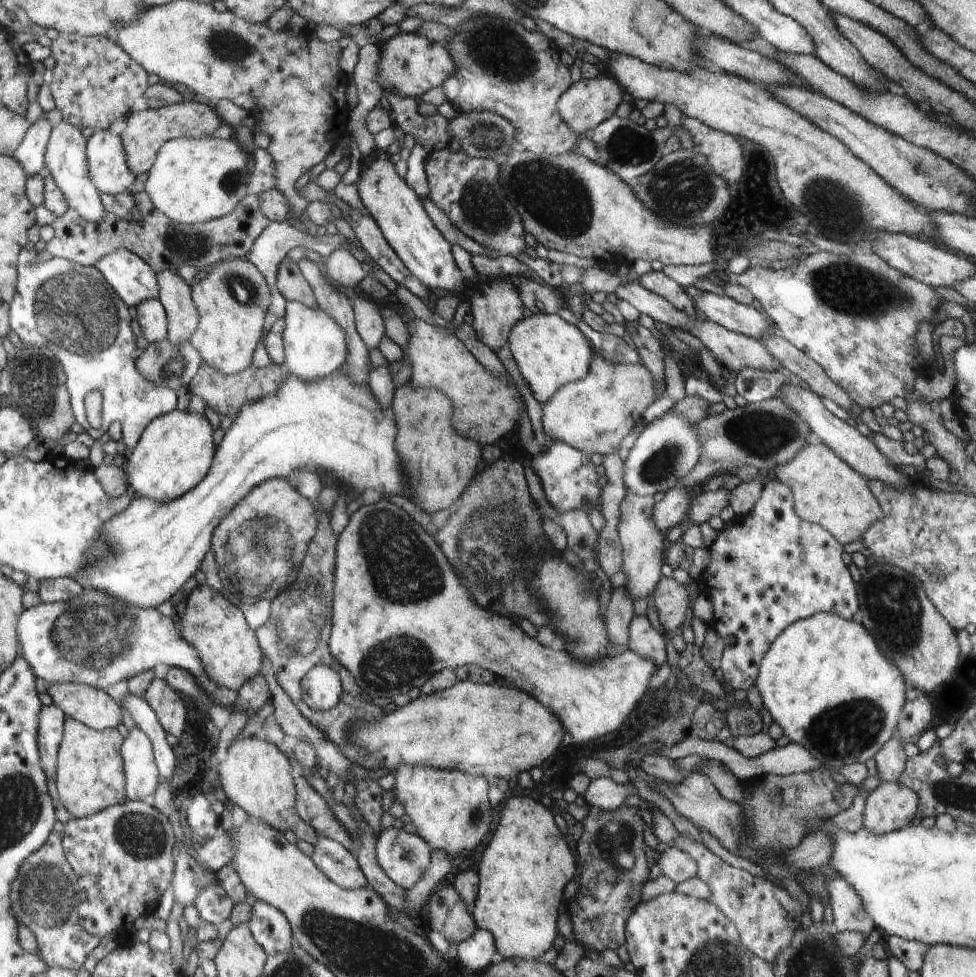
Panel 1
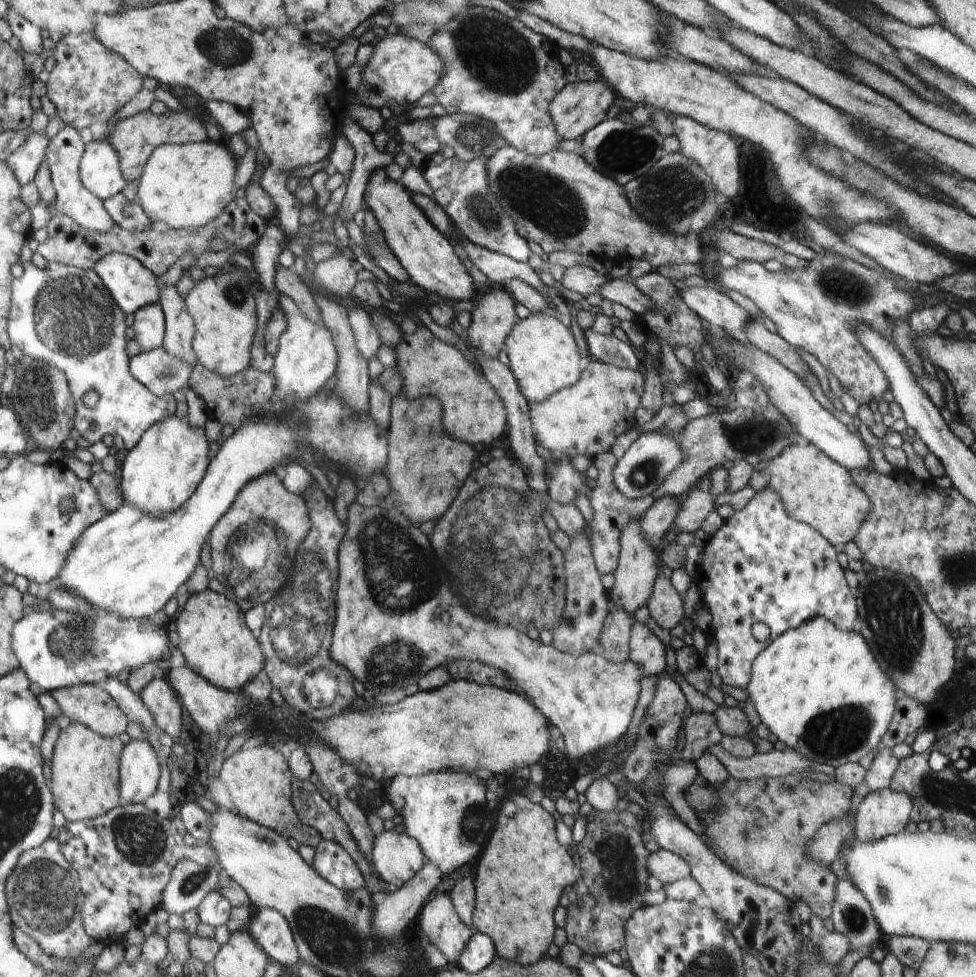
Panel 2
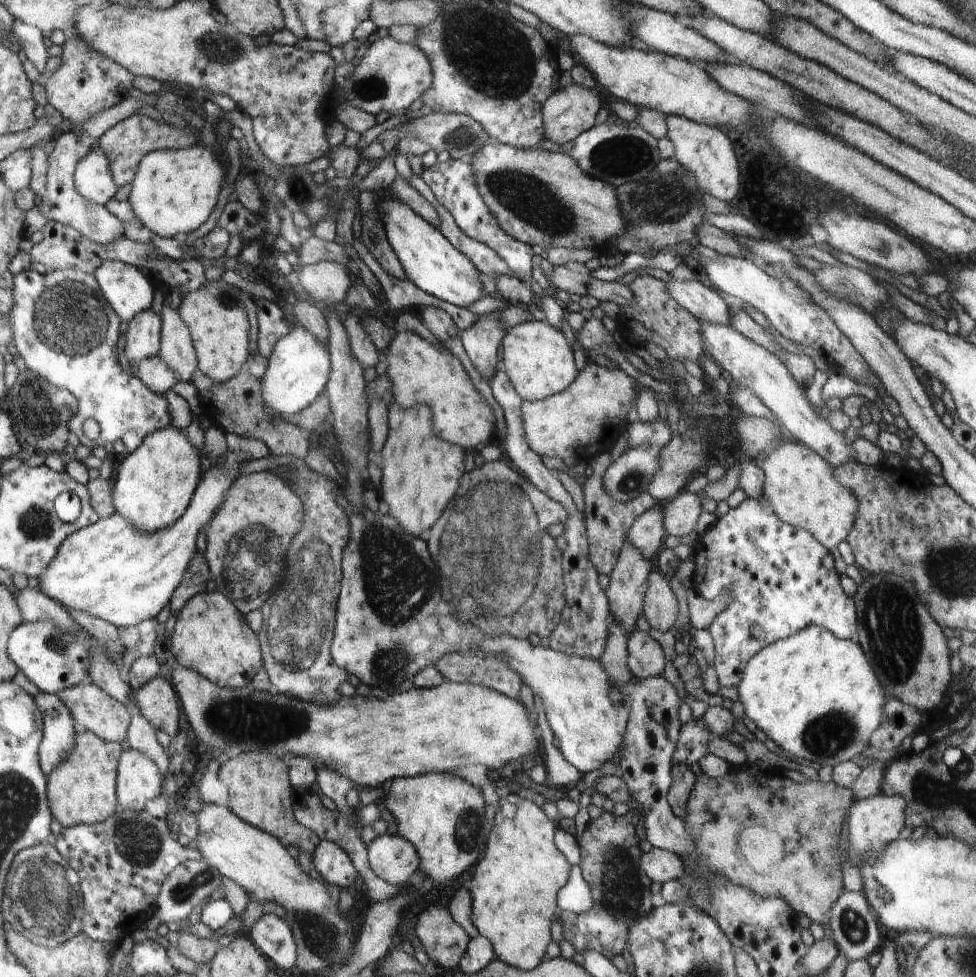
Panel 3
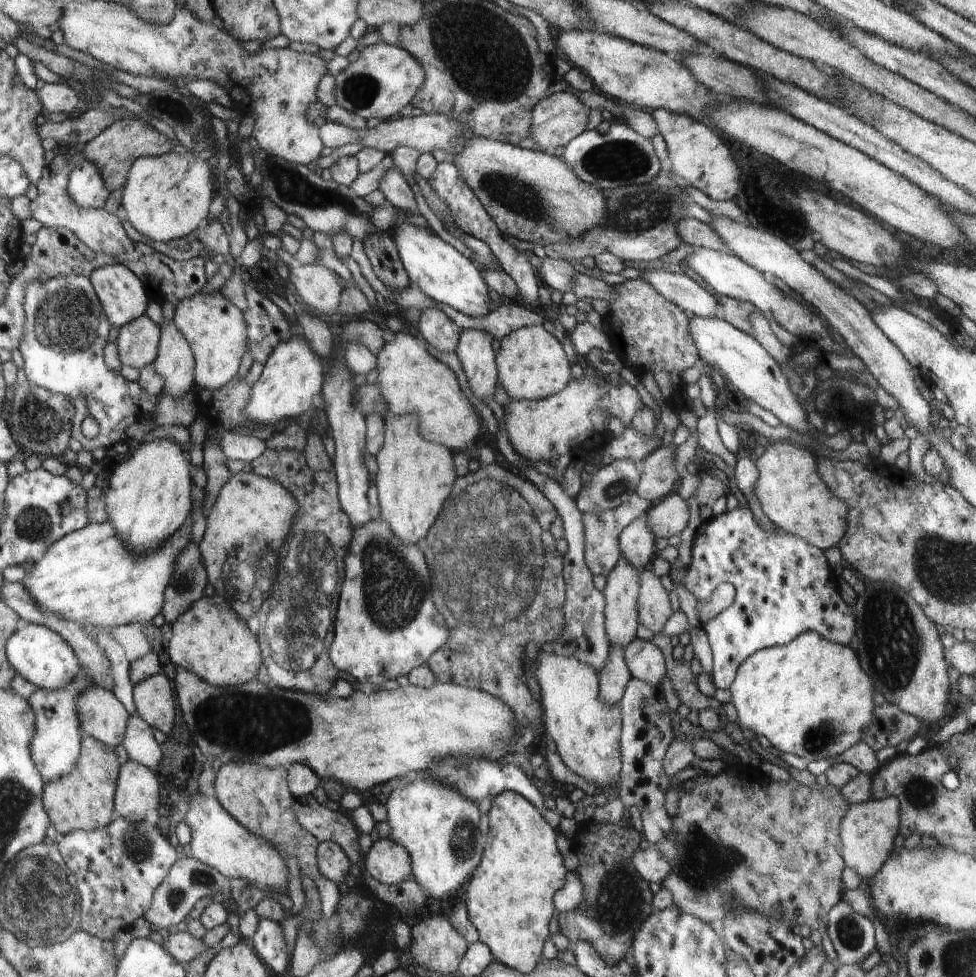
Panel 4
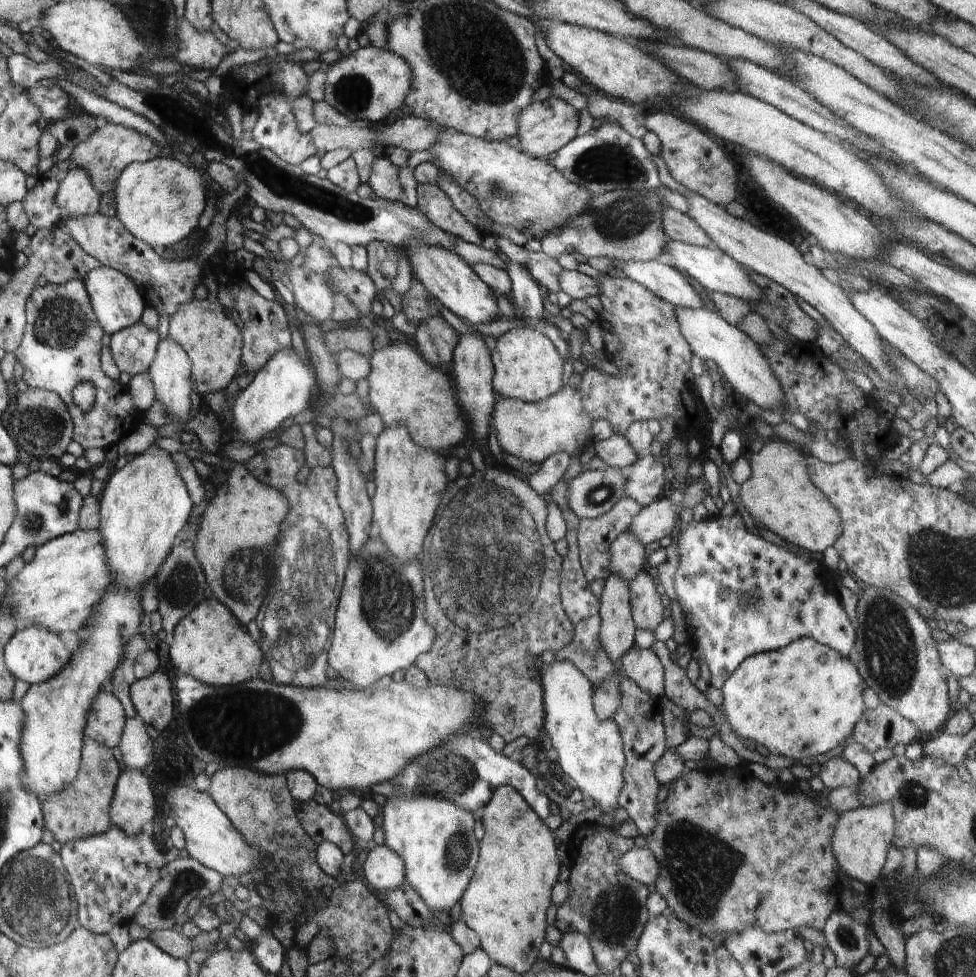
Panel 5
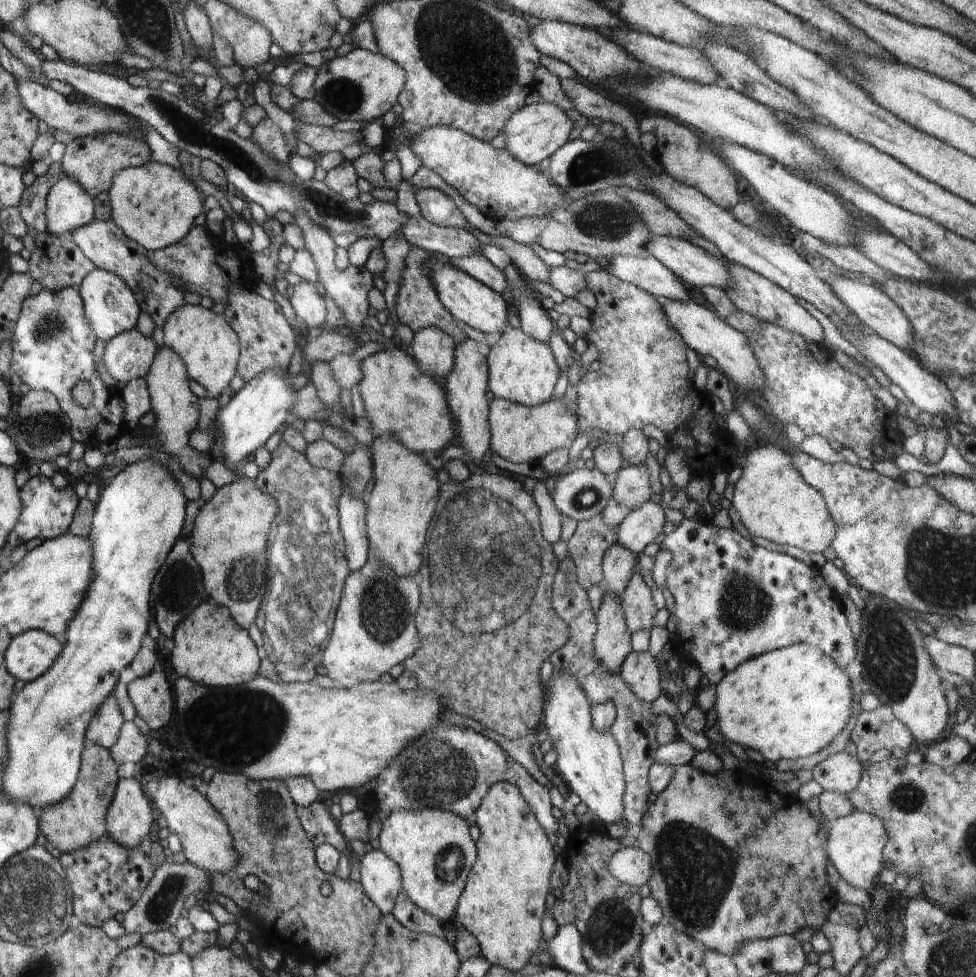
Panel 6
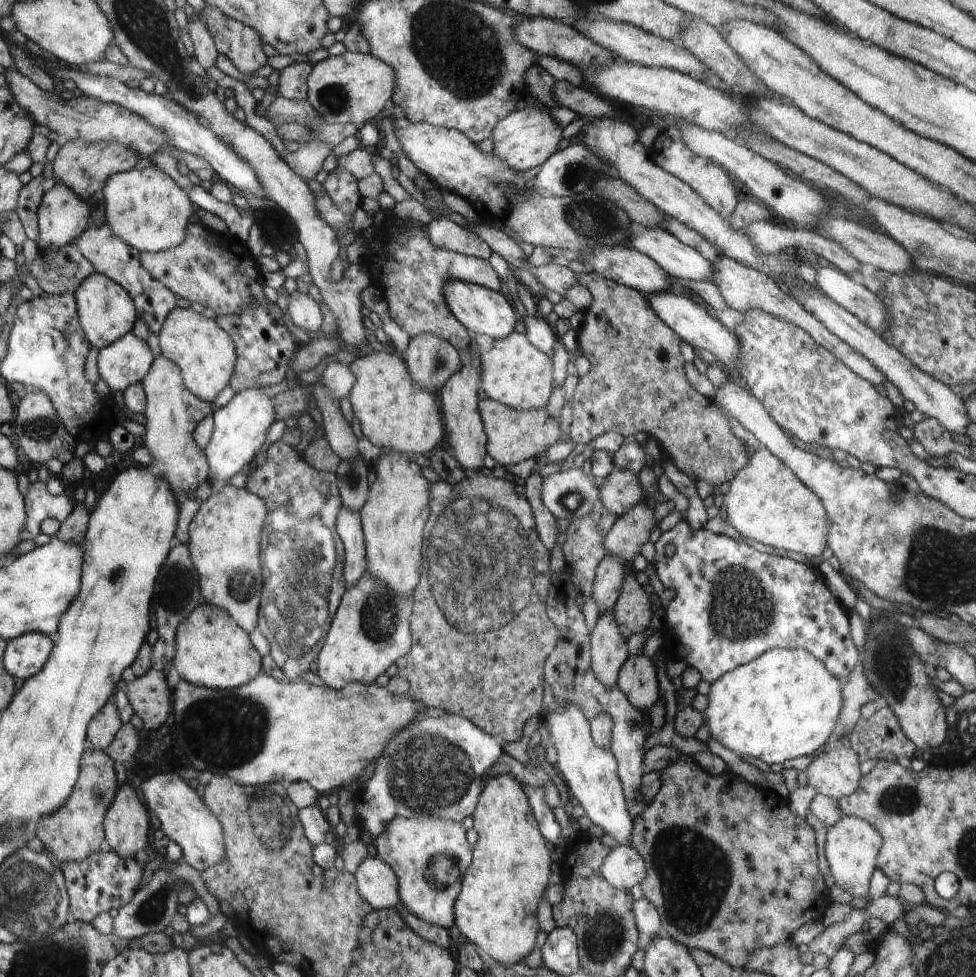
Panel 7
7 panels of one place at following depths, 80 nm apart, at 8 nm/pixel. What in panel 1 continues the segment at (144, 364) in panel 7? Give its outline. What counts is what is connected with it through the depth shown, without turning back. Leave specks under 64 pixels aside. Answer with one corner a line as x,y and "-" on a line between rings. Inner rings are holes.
159,297
142,301
137,306
137,321
149,343
164,341
168,337
168,315

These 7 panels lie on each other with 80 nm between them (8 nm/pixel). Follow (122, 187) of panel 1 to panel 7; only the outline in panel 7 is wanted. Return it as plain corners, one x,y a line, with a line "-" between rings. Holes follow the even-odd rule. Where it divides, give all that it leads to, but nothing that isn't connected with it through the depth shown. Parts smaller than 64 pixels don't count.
56,183
48,192
44,192
42,202
37,212
38,247
43,249
64,249
74,244
78,236
88,229
90,206
76,191
64,183

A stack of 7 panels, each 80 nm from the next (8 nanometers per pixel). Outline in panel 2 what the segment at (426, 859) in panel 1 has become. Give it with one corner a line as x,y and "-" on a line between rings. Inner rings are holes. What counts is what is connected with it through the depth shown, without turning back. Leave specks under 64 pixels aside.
395,830
375,836
372,858
380,878
395,887
408,882
427,860
425,851
414,837

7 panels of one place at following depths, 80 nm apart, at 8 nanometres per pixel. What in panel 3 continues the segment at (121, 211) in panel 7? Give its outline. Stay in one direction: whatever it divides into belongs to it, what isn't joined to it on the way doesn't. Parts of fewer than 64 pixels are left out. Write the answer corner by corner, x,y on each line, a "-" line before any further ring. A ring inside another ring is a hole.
196,144
185,149
158,149
146,154
140,162
129,200
134,214
147,226
164,238
186,236
202,226
212,214
218,194
224,186
227,168
225,162
214,158
212,148

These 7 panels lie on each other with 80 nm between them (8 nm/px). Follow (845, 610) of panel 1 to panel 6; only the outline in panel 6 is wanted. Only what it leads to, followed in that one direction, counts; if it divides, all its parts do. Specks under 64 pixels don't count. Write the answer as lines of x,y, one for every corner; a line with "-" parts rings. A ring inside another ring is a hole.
685,516
680,526
666,535
661,548
670,550
672,562
667,571
667,588
675,598
674,616
678,621
676,640
671,649
690,652
693,664
717,685
740,665
764,653
796,643
810,643
833,658
837,667
846,669
858,662
856,639
844,615
841,594
822,578
818,568
806,565
790,555
768,550
732,529
700,522

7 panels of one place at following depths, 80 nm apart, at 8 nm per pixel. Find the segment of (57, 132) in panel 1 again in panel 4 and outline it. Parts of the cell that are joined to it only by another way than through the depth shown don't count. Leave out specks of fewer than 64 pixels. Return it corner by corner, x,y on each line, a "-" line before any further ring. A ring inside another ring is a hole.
60,152
56,154
53,160
46,166
45,173
41,178
41,182
37,185
38,198
31,201
31,217
36,218
44,226
50,226
52,222
56,222
59,226
64,226
71,230
89,249
97,253
112,253
118,260
118,264
127,266
146,286
147,294
150,296
150,302
156,301
160,304
164,302
172,302
177,305
181,300
191,297
196,292
202,291
202,287
206,284
207,280
204,275
204,263
206,260
196,257
187,261
177,261
168,258
165,254
159,253
154,250
150,245
140,241
134,242
124,230
122,221
117,214
111,214
106,209
97,209
92,207
83,207
78,203
74,203
69,195
67,186
69,183
70,162
68,159
72,157
69,152

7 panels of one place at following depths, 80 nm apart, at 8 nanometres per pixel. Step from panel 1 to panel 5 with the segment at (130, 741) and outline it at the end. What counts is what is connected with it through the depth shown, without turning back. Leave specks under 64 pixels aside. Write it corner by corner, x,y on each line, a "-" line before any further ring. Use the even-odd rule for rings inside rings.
138,770
120,773
113,806
109,810
112,825
119,826
129,835
142,832
156,812
156,800
150,782

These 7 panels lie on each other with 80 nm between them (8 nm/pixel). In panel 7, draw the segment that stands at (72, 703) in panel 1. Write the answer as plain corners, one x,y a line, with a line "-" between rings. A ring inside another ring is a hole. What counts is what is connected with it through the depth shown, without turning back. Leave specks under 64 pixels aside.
109,702
89,722
89,740
94,749
106,750
115,739
123,722
118,714
117,706

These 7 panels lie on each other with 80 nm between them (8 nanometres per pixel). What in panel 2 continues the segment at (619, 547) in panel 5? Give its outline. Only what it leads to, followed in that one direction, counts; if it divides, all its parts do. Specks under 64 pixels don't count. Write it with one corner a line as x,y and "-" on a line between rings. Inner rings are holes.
664,495
654,501
641,516
643,535
653,544
663,546
665,536
674,527
680,500
672,495

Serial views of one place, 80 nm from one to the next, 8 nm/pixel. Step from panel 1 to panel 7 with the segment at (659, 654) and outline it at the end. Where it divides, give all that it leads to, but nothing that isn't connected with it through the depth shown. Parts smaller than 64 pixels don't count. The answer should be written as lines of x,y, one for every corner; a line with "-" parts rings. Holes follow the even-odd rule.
629,655
620,672
617,685
639,711
645,712
662,696
659,692
657,668
646,655

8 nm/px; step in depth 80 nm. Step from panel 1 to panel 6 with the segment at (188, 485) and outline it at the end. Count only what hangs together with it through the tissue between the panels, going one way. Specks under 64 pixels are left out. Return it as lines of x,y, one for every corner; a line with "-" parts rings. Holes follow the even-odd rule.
141,460
129,464
120,471
116,476
108,482
107,487
103,488
99,494
97,505
91,522
91,531
88,538
93,542
94,550
94,570
95,576
91,583
90,590
87,591
86,598
83,601
81,608
76,617
70,622
67,627
67,641
63,644
63,652
58,656
55,664
46,672
46,674
37,678
36,681
26,683
23,689
18,693
18,698
8,710
11,718
9,719
9,762
3,773
3,789
5,793
13,799
30,803
34,806
45,807
53,805
55,802
61,801
67,797
73,790
73,786
77,784
78,770
80,770
80,754
82,754
82,742
84,742
84,732
89,728
89,722
96,716
97,710
104,704
105,698
110,696
112,688
118,682
118,672
126,668
140,648
140,640
142,636
148,632
148,620
150,618
150,608
148,608
148,598
151,598
150,586
153,586
152,580
160,572
160,568
168,560
172,546
176,545
176,538
182,530
184,524
184,516
186,516
186,498
182,494
182,488
176,484
176,480
166,472
166,468
162,468
160,463
152,460

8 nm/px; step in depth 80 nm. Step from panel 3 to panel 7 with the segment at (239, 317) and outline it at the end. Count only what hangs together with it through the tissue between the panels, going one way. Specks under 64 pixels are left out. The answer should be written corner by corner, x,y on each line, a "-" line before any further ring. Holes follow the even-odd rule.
174,307
158,334
161,354
173,360
184,375
185,386
196,398
212,403
218,392
233,378
237,350
230,335
214,320
190,308

